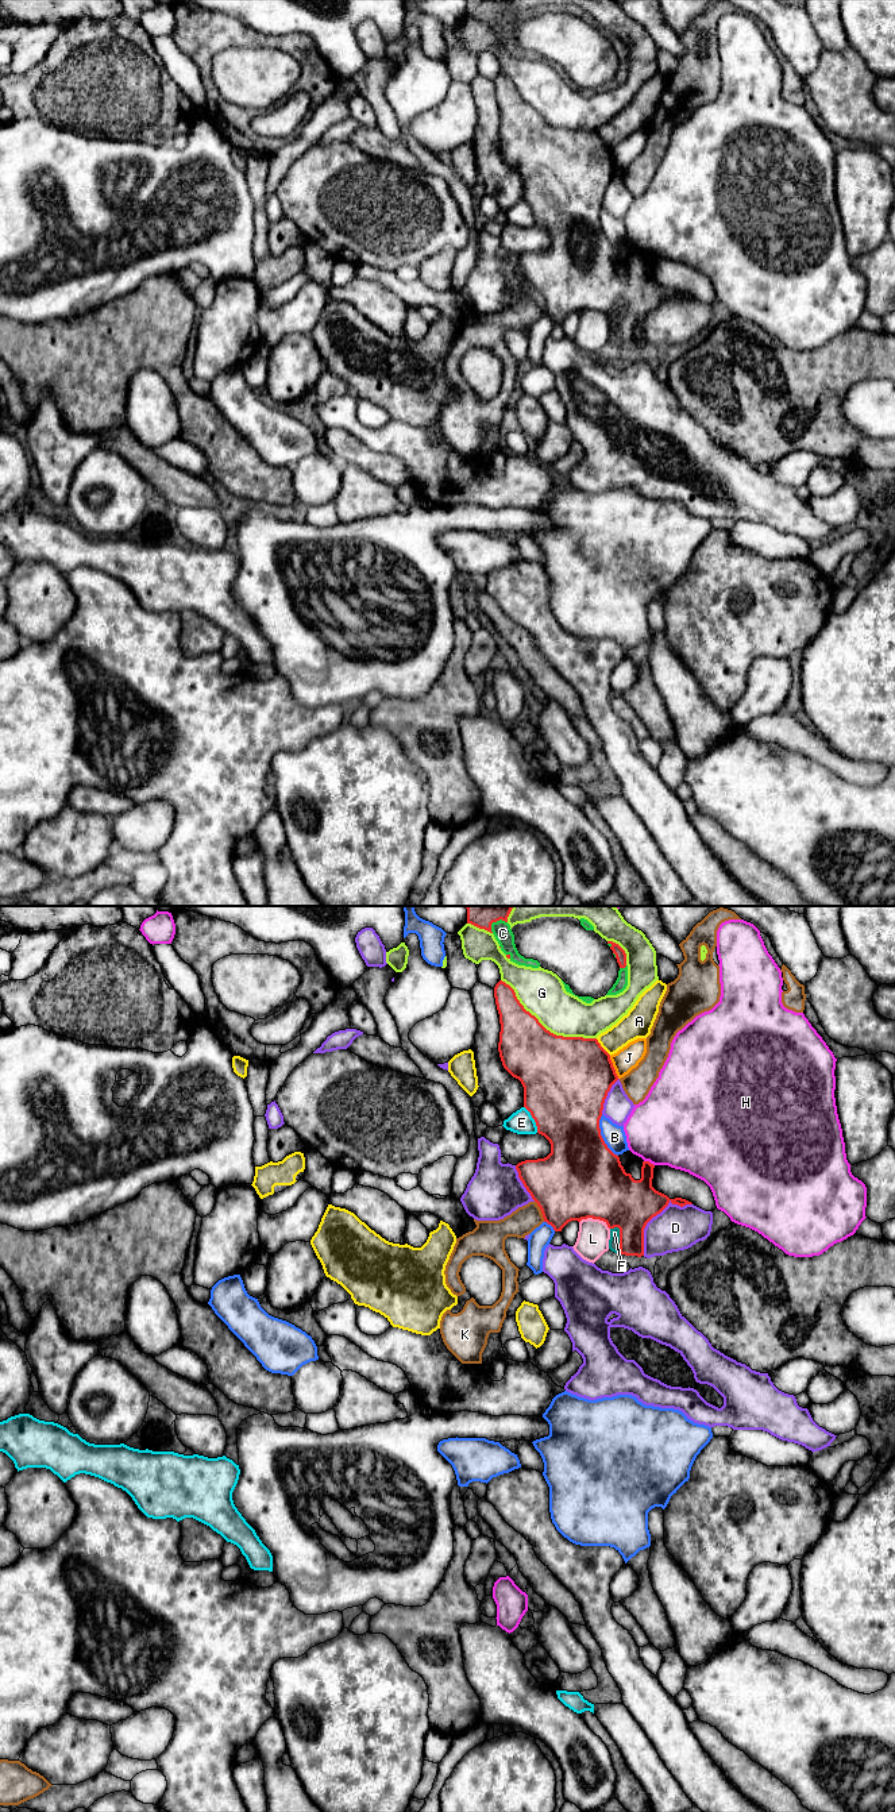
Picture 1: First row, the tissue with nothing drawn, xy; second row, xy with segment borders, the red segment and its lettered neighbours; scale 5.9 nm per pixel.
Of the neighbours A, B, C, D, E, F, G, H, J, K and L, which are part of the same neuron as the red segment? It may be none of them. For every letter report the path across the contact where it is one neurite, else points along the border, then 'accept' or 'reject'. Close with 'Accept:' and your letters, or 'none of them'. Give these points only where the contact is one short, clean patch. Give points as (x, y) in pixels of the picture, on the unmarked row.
A: reject
B: reject
C: accept
D: reject
E: reject
F: way xy (616, 290), (620, 299), (620, 331), (614, 326); accept
G: reject
H: reject
J: reject
K: reject
L: reject
Accept: C, F

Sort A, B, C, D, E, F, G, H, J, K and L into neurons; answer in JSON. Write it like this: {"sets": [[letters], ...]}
{"sets": [["A"], ["B"], ["C", "F"], ["D"], ["E"], ["G"], ["H"], ["J"], ["K"], ["L"]]}

